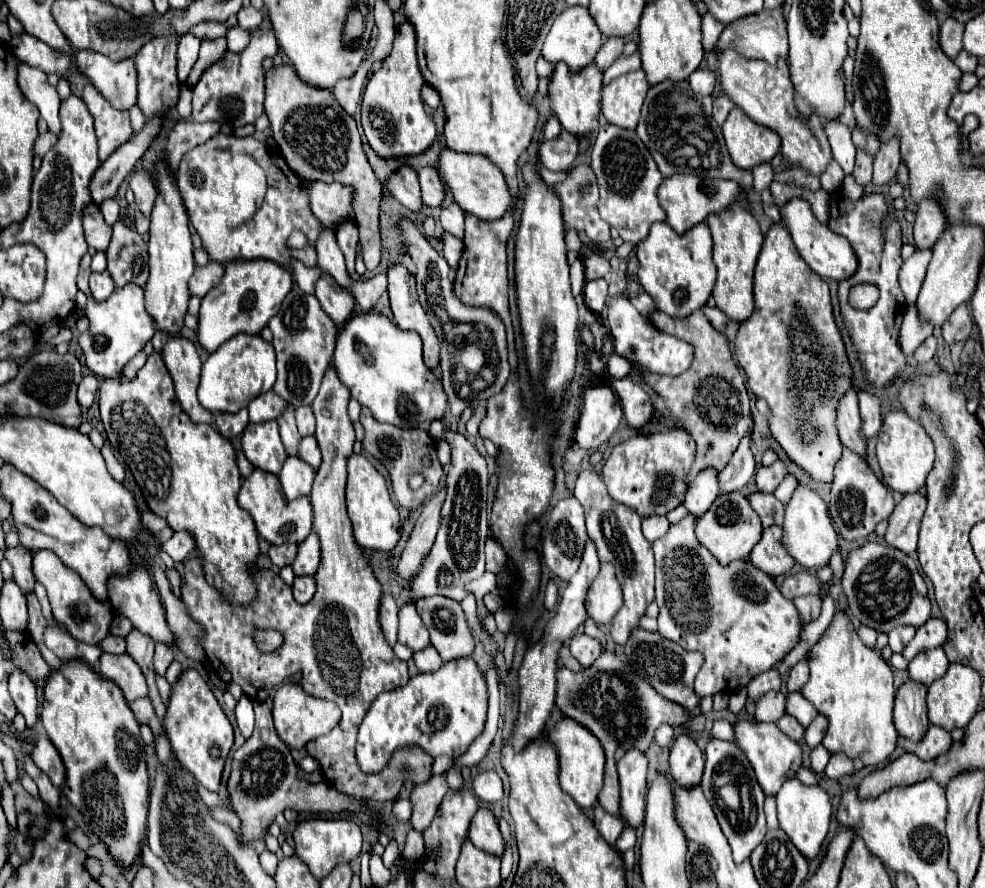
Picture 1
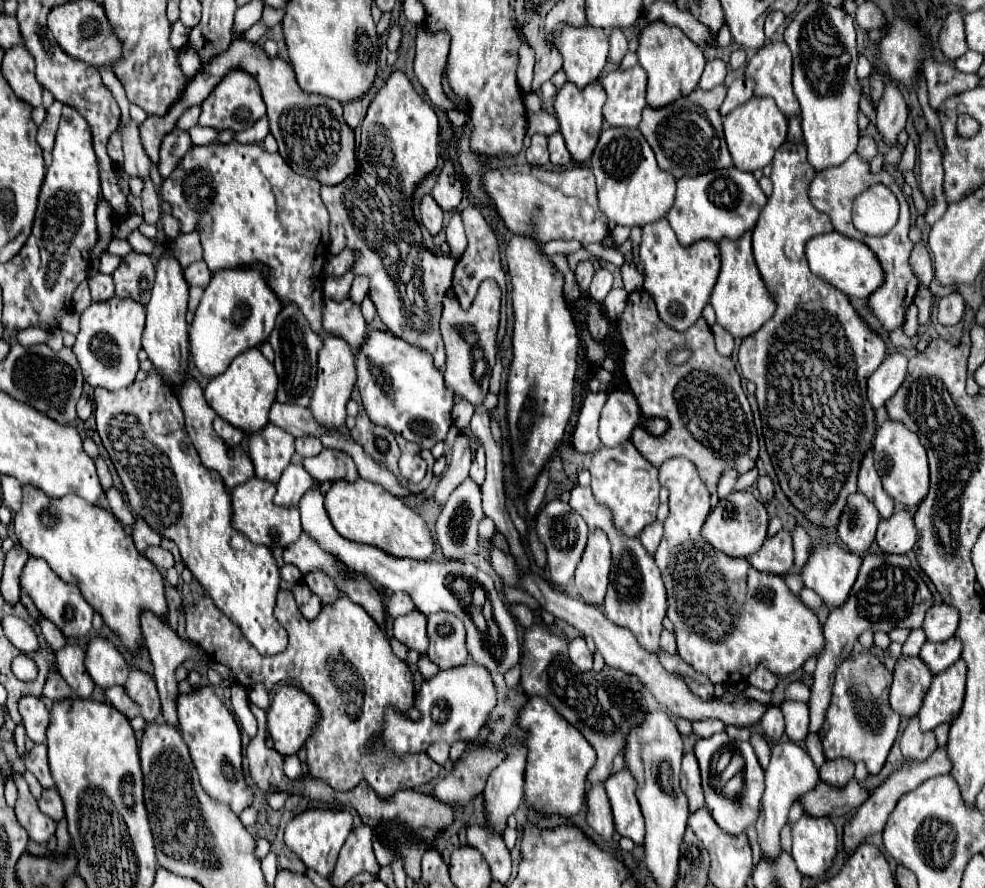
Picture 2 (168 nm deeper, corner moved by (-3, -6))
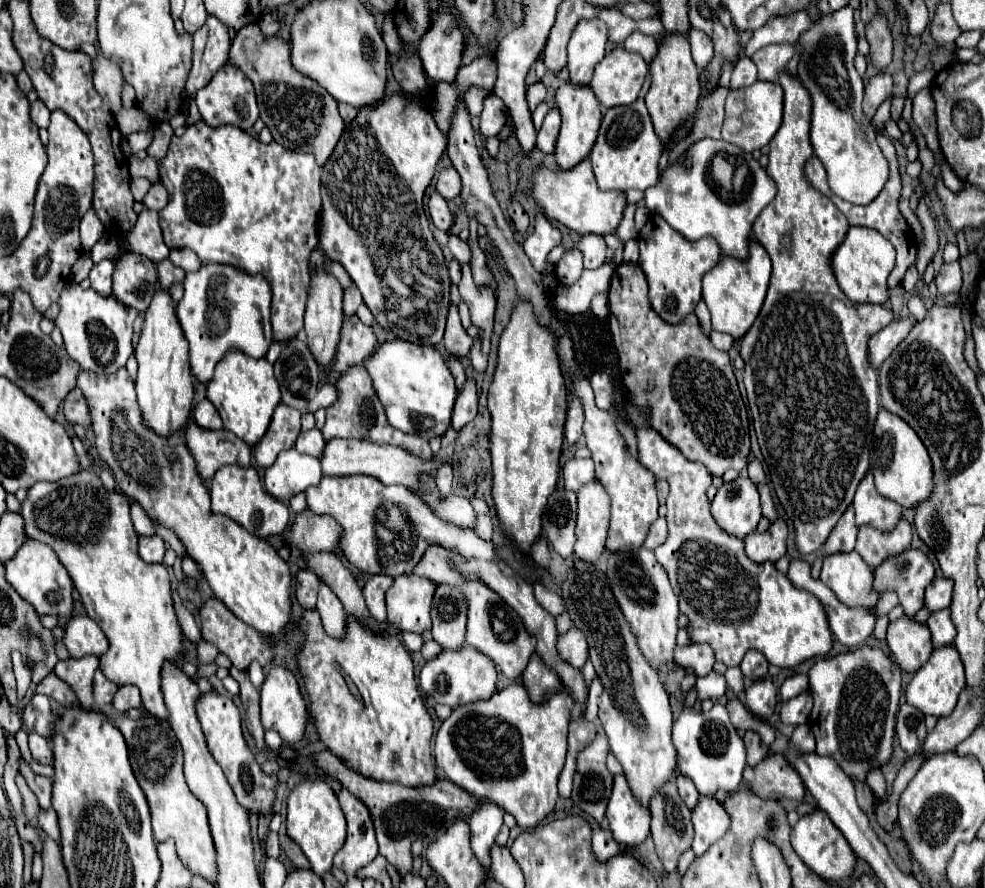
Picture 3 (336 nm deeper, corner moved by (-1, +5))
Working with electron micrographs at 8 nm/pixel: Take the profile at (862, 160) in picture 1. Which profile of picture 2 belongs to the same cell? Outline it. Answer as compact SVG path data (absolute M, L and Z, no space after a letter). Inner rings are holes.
M863 136L861 140L859 140L859 146L857 146L857 154L869 164L873 158L875 158L875 154L877 154L877 146L875 146L875 142L871 140L871 138L867 138L867 136Z

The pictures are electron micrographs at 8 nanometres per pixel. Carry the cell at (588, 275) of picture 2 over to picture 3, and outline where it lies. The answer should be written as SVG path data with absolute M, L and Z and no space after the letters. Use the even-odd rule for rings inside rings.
M575 249L565 251L565 255L555 263L555 277L561 285L573 285L583 271L583 255Z

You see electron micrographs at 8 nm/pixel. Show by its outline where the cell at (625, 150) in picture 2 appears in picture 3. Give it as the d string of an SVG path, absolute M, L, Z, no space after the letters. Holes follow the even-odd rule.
M639 97L631 105L619 105L605 111L599 137L589 153L593 171L597 177L597 183L603 191L617 189L617 191L629 191L629 189L649 189L657 185L659 177L659 157L663 153L663 147L659 145L659 139L653 131L651 117L647 113L643 97Z

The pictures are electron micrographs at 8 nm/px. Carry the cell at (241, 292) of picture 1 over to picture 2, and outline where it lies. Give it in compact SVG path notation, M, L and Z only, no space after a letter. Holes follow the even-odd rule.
M263 264L215 272L209 286L205 288L203 300L195 312L189 330L191 356L201 374L209 378L217 376L225 372L233 356L265 342L273 330L275 316L279 314L281 306L281 300L277 300L277 296L269 292L269 284L265 284Z

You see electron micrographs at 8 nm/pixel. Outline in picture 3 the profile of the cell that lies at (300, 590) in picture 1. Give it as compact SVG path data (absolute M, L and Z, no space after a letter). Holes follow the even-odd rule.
M307 569L297 573L295 581L295 597L303 609L315 609L319 591L319 577Z

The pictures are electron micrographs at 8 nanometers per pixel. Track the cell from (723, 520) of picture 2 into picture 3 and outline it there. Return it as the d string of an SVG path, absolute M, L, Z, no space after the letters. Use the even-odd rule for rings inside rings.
M737 477L731 483L723 483L717 489L715 499L711 501L711 513L713 513L715 521L719 523L719 527L733 537L743 539L745 535L753 533L761 519L761 505L759 505L759 493L757 493L755 483L749 477Z

